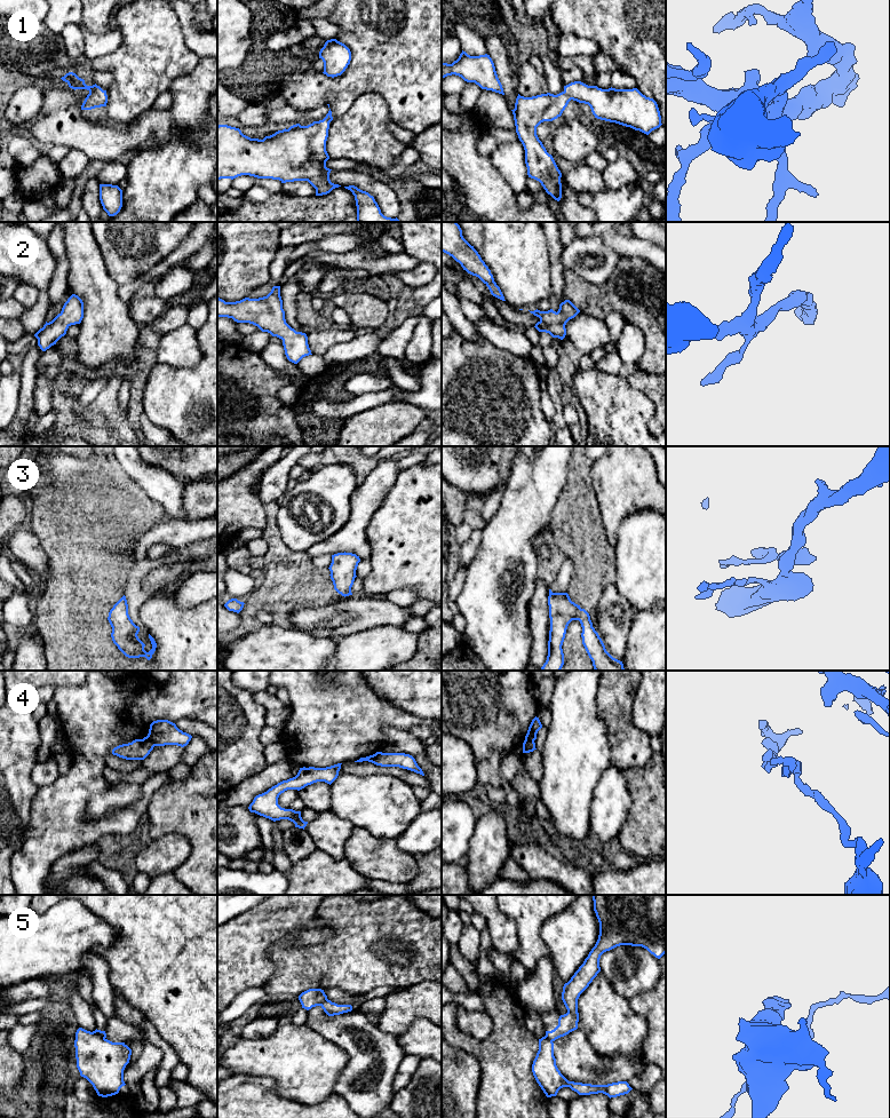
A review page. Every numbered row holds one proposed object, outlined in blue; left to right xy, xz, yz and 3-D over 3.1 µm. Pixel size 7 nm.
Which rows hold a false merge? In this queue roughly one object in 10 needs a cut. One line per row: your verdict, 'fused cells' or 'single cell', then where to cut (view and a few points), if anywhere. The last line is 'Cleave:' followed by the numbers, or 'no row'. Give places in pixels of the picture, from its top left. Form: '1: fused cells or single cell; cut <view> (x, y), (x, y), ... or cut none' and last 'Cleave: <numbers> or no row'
1: single cell; cut none
2: single cell; cut none
3: single cell; cut none
4: fused cells; cut xy (146, 736), (155, 745)
5: fused cells; cut xz (327, 999), (320, 1005)
Cleave: 4, 5

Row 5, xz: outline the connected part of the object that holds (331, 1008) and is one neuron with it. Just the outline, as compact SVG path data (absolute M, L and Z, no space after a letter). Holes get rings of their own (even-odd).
M331 1000L325 1001L321 1008L328 1016L340 1015L352 1010L351 1005L337 1005Z

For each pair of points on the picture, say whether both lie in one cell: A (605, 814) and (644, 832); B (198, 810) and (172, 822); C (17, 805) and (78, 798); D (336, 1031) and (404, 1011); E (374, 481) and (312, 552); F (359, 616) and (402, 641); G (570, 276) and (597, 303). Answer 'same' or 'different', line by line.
A: different
B: same
C: different
D: different
E: same
F: different
G: same

